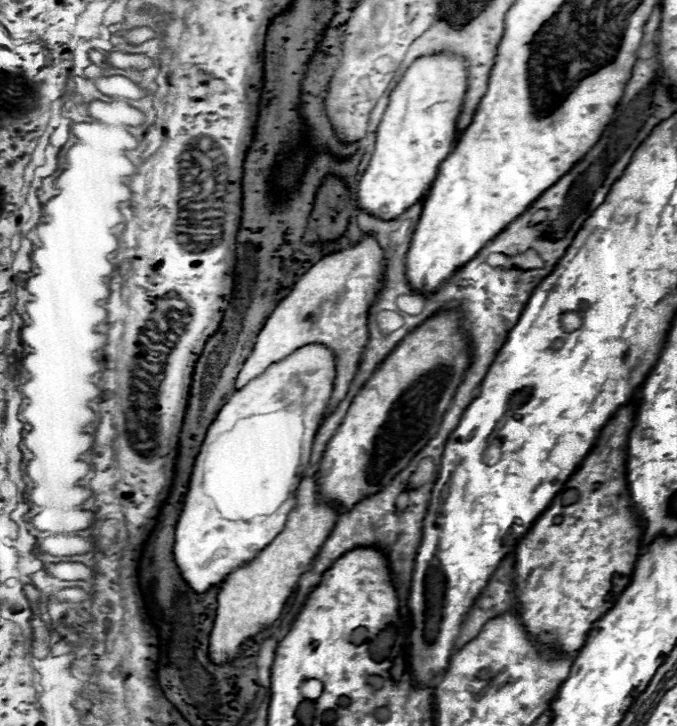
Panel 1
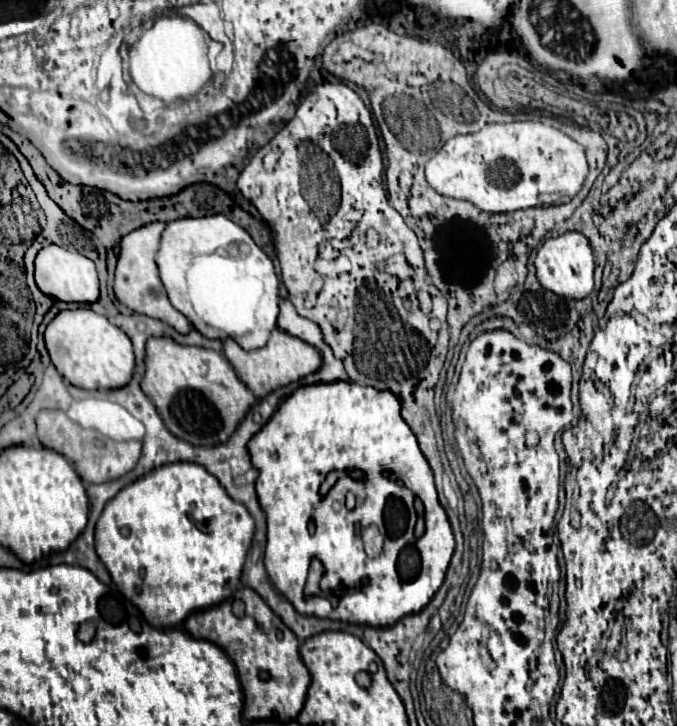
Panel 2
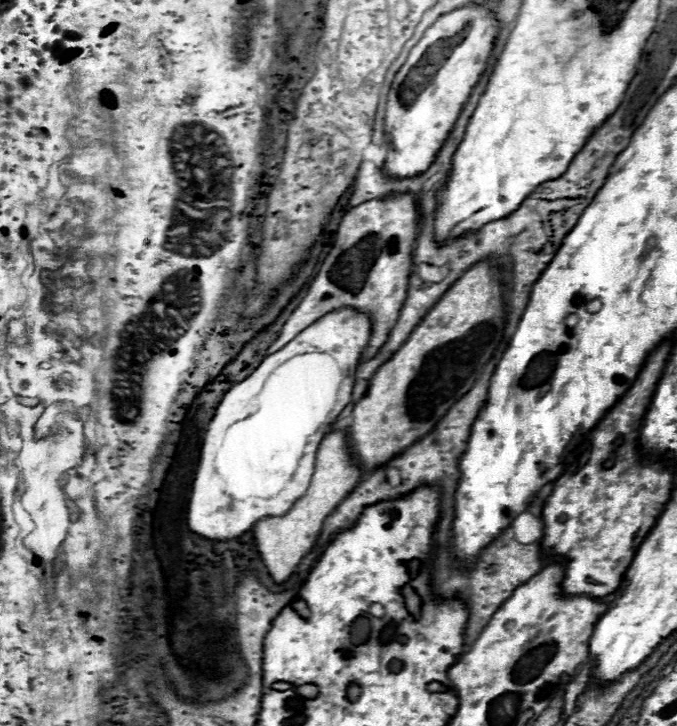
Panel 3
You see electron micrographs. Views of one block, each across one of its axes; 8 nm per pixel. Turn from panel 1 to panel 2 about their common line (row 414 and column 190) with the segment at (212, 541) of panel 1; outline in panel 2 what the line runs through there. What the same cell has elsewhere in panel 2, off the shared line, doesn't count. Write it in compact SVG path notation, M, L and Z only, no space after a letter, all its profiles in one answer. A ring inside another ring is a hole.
M222 214L166 224L156 266L168 298L208 338L234 338L244 350L262 348L278 318L278 278L272 260L250 234Z

